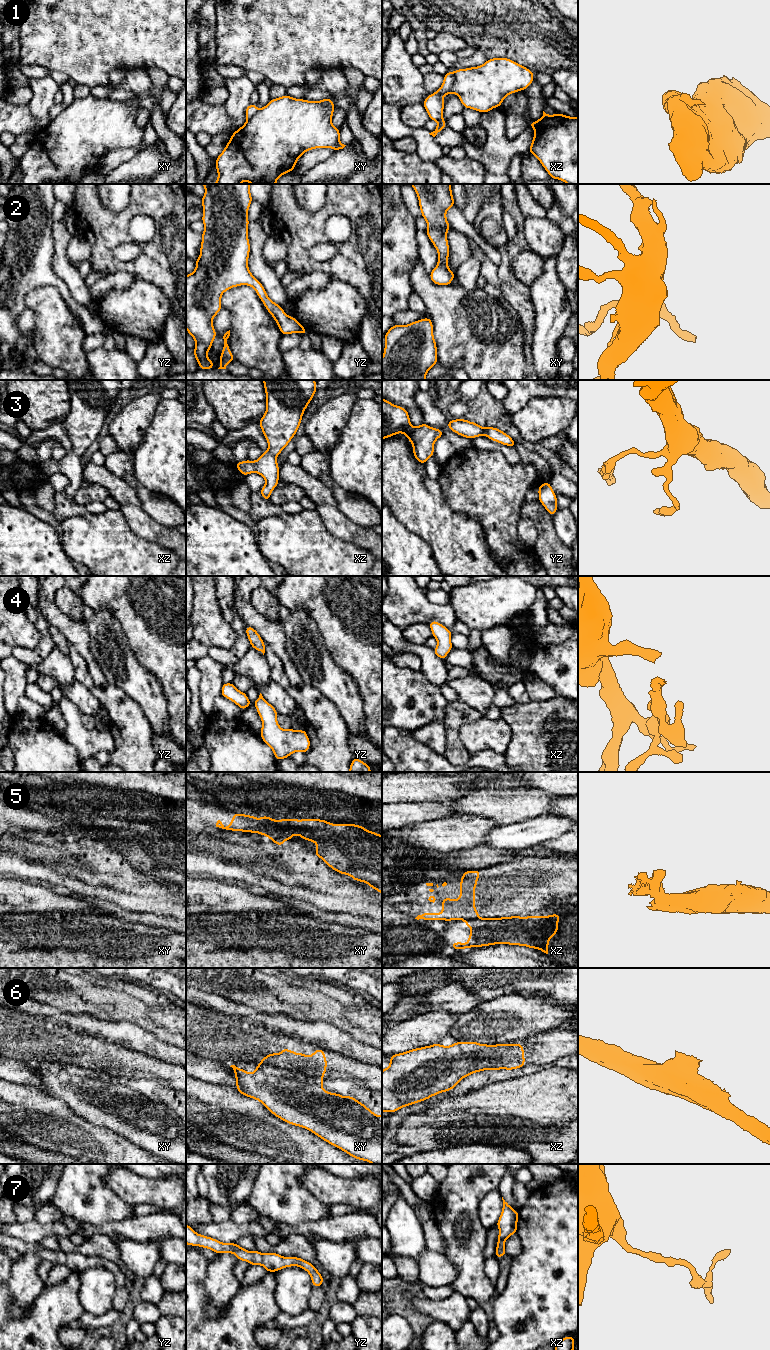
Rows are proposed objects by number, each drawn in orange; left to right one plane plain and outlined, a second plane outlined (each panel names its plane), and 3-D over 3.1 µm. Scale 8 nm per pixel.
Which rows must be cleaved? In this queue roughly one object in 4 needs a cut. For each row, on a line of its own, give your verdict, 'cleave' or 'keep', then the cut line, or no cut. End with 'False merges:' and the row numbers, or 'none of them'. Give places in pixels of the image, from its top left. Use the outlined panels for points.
1: cleave; cut in xz along (453, 72), (453, 83), (450, 92)
2: keep; no cut
3: keep; no cut
4: keep; no cut
5: cleave; cut in xy along (261, 816), (271, 820), (279, 828), (279, 831), (290, 840)
6: cleave; cut in xy along (259, 1063), (282, 1065), (287, 1069), (322, 1079)
7: keep; no cut
False merges: 1, 5, 6

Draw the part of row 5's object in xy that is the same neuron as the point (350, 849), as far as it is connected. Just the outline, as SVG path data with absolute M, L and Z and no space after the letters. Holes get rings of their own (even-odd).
M265 815L261 817L273 821L287 839L291 840L296 834L303 840L316 843L315 855L331 869L340 874L349 875L355 881L364 882L382 894L382 835L357 824L333 824L321 819L274 820Z

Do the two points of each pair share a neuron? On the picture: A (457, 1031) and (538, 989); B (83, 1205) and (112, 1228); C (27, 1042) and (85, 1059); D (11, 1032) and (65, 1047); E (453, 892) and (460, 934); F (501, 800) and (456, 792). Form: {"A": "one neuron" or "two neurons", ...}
{"A": "two neurons", "B": "two neurons", "C": "one neuron", "D": "one neuron", "E": "two neurons", "F": "two neurons"}

